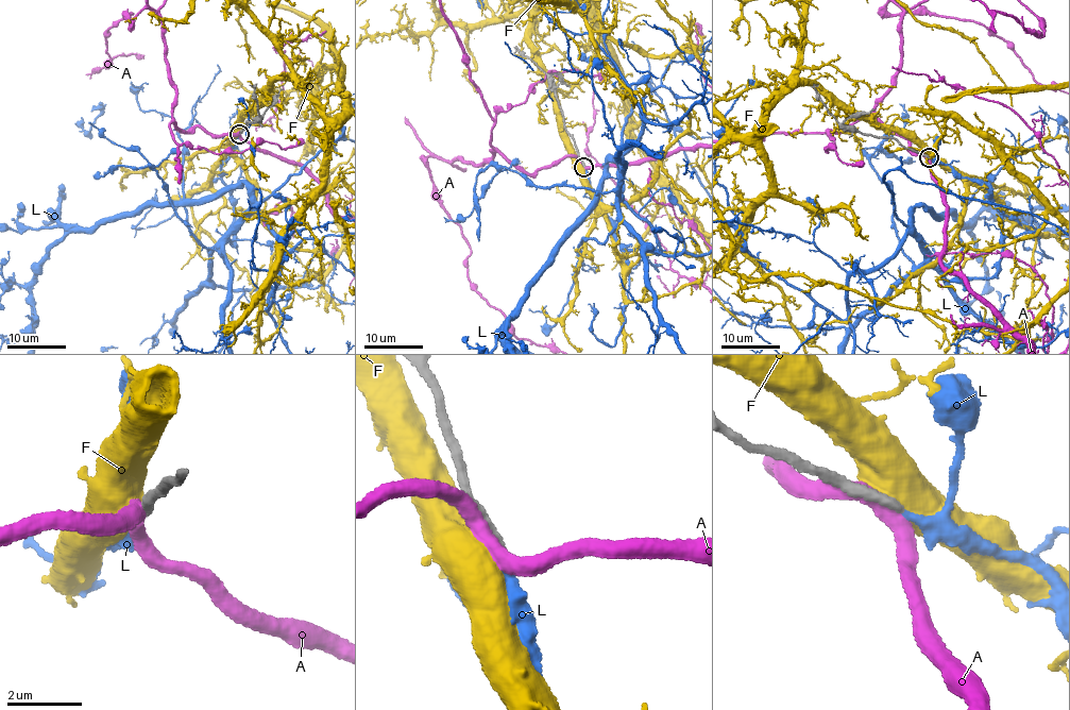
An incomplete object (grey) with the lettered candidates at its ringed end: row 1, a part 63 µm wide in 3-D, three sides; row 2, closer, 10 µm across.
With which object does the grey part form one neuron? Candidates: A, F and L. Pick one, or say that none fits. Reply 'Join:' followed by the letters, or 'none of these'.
Join: L

